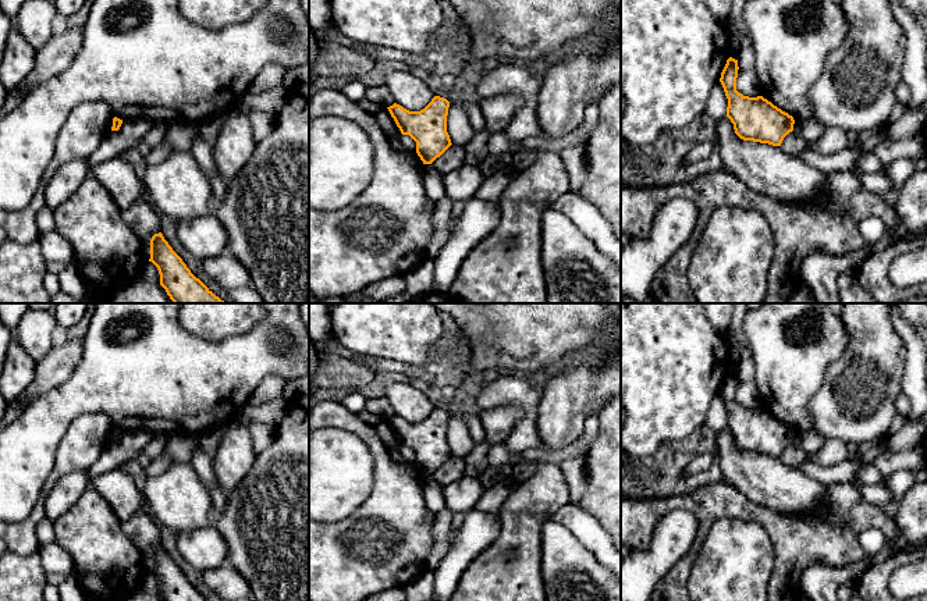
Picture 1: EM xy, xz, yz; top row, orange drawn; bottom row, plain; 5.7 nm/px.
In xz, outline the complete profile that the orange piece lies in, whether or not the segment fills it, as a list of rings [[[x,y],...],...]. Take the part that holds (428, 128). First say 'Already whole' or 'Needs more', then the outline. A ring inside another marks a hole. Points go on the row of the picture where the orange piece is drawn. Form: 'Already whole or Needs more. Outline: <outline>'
Already whole. Outline: [[[434,96],[420,111],[409,111],[394,103],[387,107],[402,135],[416,142],[416,153],[423,164],[431,164],[452,143],[447,132],[450,102]]]

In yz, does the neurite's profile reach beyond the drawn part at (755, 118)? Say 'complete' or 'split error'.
complete

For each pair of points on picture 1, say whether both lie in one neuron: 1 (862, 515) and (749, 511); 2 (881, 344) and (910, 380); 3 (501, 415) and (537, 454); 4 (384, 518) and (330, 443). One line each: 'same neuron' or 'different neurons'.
1: same neuron
2: different neurons
3: different neurons
4: different neurons

